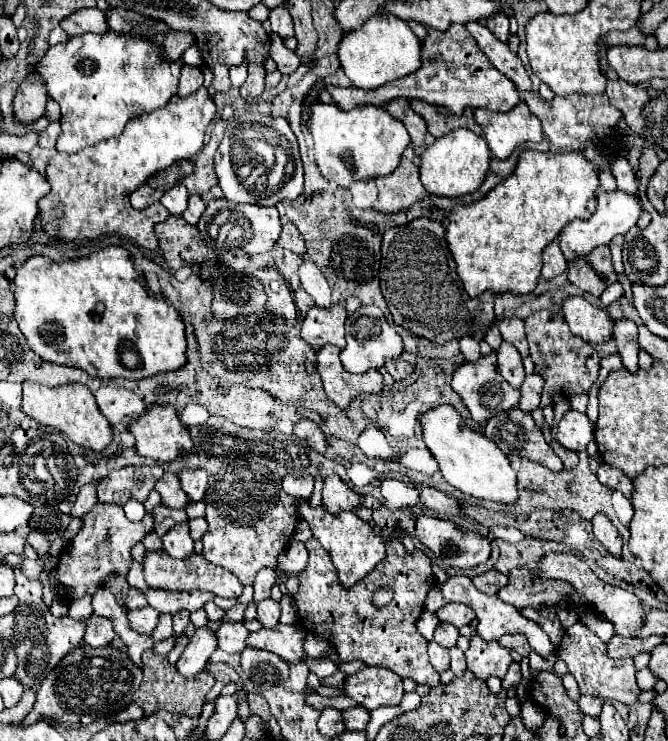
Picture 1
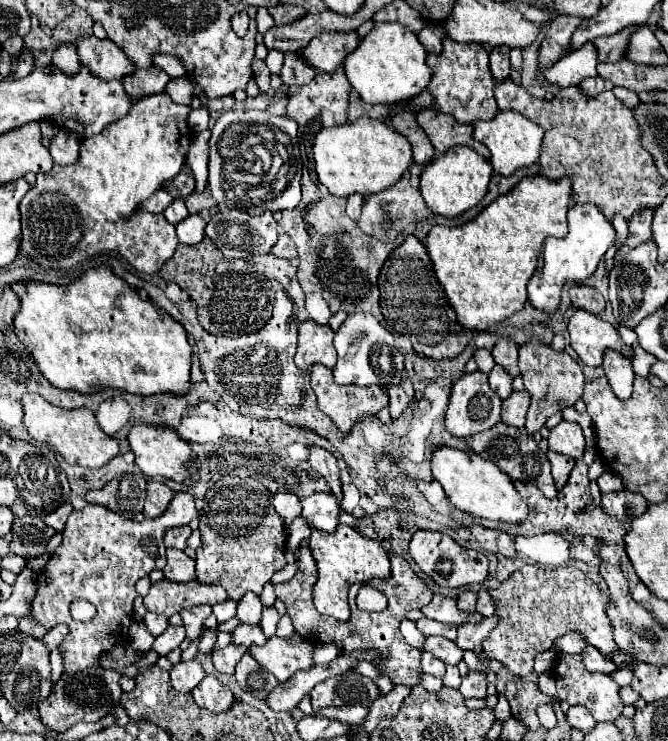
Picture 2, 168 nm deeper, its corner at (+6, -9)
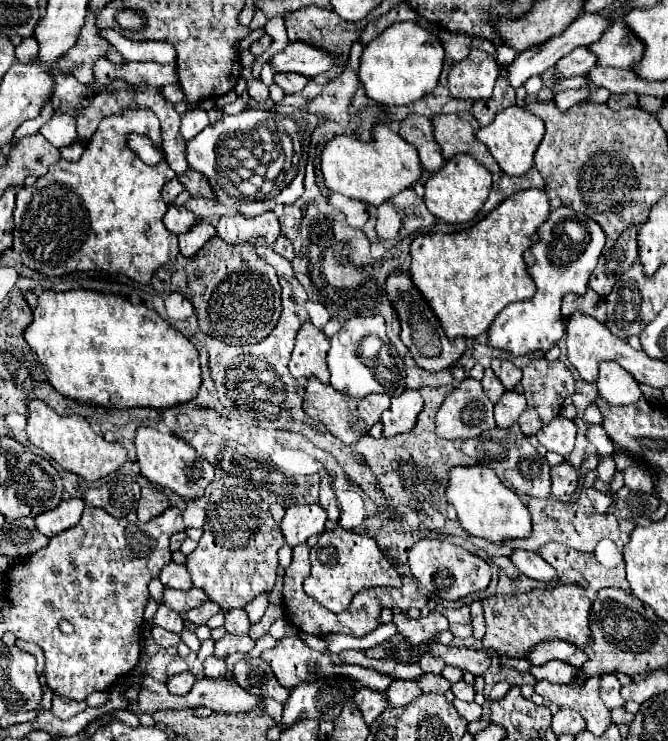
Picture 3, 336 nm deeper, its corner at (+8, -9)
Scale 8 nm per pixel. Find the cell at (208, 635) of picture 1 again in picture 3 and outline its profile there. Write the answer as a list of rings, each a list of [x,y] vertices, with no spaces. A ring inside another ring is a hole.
[[[182,672],[182,674],[176,674],[176,676],[172,676],[166,684],[168,684],[168,690],[172,692],[172,694],[180,694],[180,696],[184,696],[184,694],[188,694],[190,692],[190,688],[194,686],[194,674],[192,672]]]

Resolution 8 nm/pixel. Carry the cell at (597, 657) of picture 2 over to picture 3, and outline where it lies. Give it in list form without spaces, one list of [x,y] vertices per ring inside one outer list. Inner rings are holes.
[[[552,640],[552,642],[542,642],[540,646],[536,646],[532,650],[532,654],[528,656],[528,660],[534,666],[546,664],[550,660],[562,660],[562,662],[568,662],[568,664],[580,668],[586,662],[586,654],[578,646],[572,646],[564,640]]]

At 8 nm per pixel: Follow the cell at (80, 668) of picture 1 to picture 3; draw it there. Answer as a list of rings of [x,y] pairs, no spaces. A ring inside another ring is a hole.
[[[54,696],[50,712],[52,712],[54,716],[58,716],[60,720],[68,720],[68,718],[76,716],[78,712],[82,712],[84,708],[86,708],[86,702],[76,702],[76,700],[70,700],[70,698]]]

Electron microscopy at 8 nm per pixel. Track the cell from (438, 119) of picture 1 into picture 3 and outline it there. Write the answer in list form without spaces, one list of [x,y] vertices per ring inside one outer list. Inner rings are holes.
[[[438,114],[432,118],[432,126],[434,126],[434,138],[442,148],[444,158],[452,158],[454,154],[472,154],[472,158],[480,160],[492,174],[502,174],[500,166],[496,164],[496,160],[492,158],[492,154],[488,152],[488,148],[484,144],[480,144],[476,140],[476,130],[474,126],[470,126],[468,116],[464,114]]]

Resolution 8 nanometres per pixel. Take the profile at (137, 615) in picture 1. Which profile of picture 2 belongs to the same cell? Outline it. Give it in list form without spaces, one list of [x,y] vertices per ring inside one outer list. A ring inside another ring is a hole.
[[[148,612],[148,614],[146,614],[144,624],[146,624],[146,628],[148,628],[148,632],[150,632],[152,636],[160,636],[160,634],[170,626],[166,616],[160,616],[160,614],[154,614],[154,612]]]

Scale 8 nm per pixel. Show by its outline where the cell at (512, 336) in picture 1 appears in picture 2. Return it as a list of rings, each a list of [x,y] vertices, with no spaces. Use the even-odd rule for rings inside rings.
[[[498,338],[494,350],[492,350],[494,362],[498,366],[502,366],[512,378],[516,378],[520,374],[518,370],[518,348],[510,338]]]

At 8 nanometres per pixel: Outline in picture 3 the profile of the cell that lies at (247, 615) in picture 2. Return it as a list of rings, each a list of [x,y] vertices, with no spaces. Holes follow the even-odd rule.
[[[236,608],[236,610],[230,610],[226,612],[226,624],[224,624],[226,632],[230,634],[248,634],[250,630],[250,620],[248,620],[248,614],[244,608]]]

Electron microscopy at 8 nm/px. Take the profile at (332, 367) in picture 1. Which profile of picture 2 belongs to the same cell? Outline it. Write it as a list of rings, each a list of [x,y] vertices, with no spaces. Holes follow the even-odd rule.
[[[312,366],[310,372],[310,386],[318,398],[318,408],[332,418],[332,422],[338,426],[338,430],[342,434],[348,434],[350,428],[360,422],[362,418],[368,416],[376,416],[382,408],[388,406],[388,396],[380,386],[366,386],[366,388],[358,388],[358,386],[338,386],[334,382],[332,370],[326,370],[326,366]]]

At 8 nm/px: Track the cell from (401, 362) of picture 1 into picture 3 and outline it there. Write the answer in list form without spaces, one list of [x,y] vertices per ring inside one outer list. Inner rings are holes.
[[[404,390],[400,396],[392,396],[390,408],[382,414],[384,432],[382,436],[396,436],[410,432],[416,424],[416,416],[420,414],[424,400],[418,390]]]

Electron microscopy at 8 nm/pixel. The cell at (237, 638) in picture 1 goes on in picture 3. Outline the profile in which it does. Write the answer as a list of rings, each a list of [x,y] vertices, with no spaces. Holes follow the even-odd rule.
[[[210,656],[206,662],[204,662],[204,674],[208,678],[222,678],[226,672],[226,660],[224,658],[216,658],[216,656]]]

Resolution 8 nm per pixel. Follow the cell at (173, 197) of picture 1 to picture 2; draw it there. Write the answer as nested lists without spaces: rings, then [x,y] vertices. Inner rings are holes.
[[[174,200],[166,210],[164,210],[164,216],[170,224],[178,224],[182,222],[186,216],[188,216],[188,210],[184,206],[184,200]]]

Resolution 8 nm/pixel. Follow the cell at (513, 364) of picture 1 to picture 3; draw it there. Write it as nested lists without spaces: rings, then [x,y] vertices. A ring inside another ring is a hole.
[[[488,368],[488,370],[484,372],[482,386],[484,386],[486,396],[488,396],[492,402],[498,402],[498,398],[504,394],[504,386],[500,386],[500,380],[496,378],[496,374],[492,374],[492,368]]]

